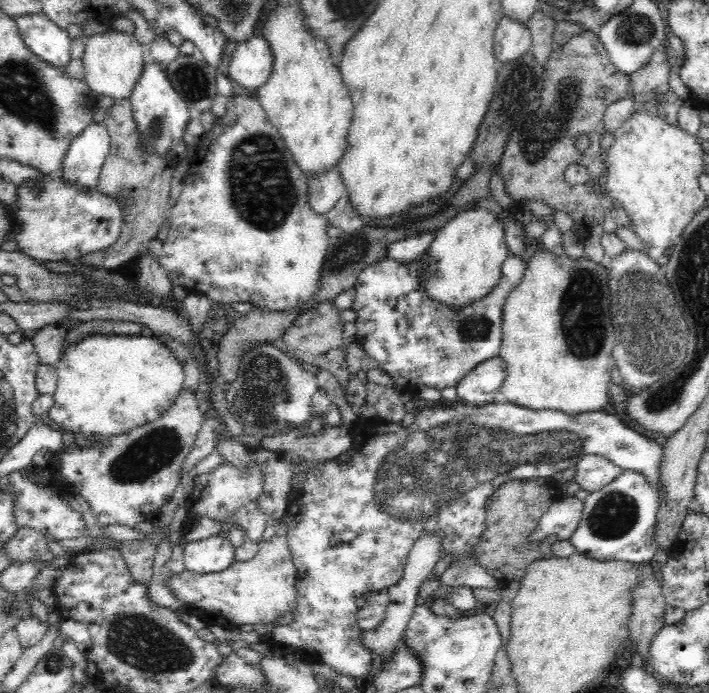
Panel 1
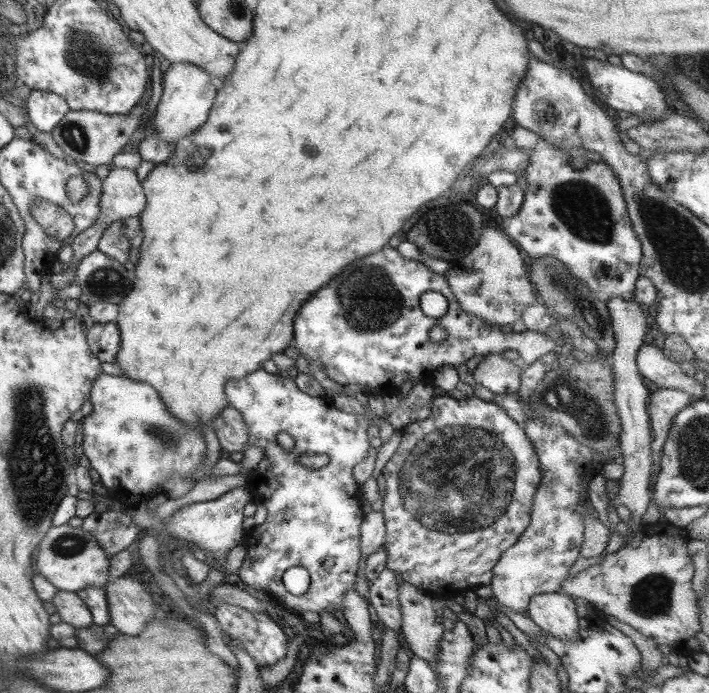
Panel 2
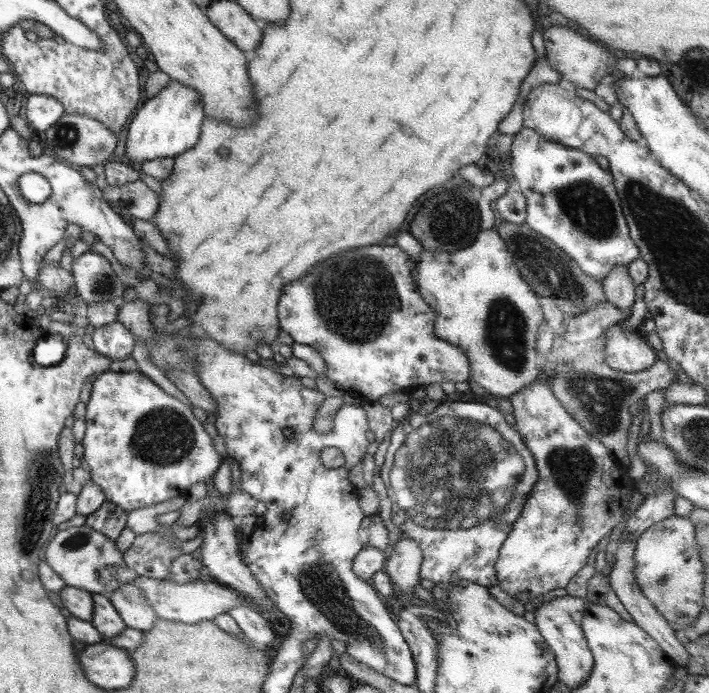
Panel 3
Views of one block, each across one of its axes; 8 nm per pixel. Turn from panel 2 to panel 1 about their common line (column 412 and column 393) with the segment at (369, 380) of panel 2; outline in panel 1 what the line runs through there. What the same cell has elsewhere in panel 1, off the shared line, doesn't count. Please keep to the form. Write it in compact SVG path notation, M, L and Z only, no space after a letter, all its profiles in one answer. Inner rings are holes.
M425 255L419 260L411 262L410 264L401 264L396 260L388 259L386 256L376 264L364 268L364 270L362 270L362 272L360 272L358 275L354 286L356 289L356 298L353 304L353 309L356 311L356 319L353 322L356 324L356 336L354 340L356 340L365 350L366 355L370 356L370 358L373 357L374 360L378 362L380 370L384 370L384 372L388 373L391 379L394 380L395 386L399 389L408 388L408 384L410 384L410 386L420 386L420 384L424 384L424 386L430 386L430 388L436 388L436 390L442 390L442 388L446 388L447 386L456 386L456 384L458 384L458 382L460 382L464 376L466 376L473 368L476 368L477 364L480 364L489 358L498 357L503 341L503 306L505 305L508 296L511 295L511 292L522 282L526 270L526 263L520 257L508 255L504 261L504 264L502 265L501 279L497 284L497 287L492 290L491 293L488 293L482 300L476 301L473 306L470 305L461 308L459 311L454 311L454 309L446 307L442 305L442 303L438 304L438 302L430 299L430 297L426 295L424 287L420 285L420 276L422 276L422 270L424 270L421 260L424 257Z

